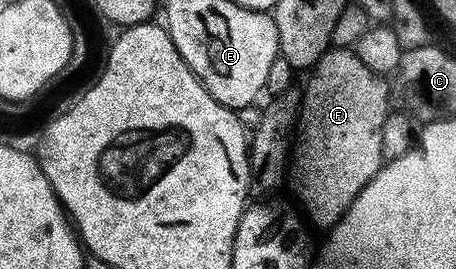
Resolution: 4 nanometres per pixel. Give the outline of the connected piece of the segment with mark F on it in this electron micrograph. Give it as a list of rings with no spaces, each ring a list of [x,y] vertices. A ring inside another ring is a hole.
[[[328,49],[310,75],[307,92],[304,90],[301,95],[297,146],[293,151],[295,191],[308,217],[317,226],[330,229],[385,162],[383,130],[389,114],[387,87],[351,49]]]

